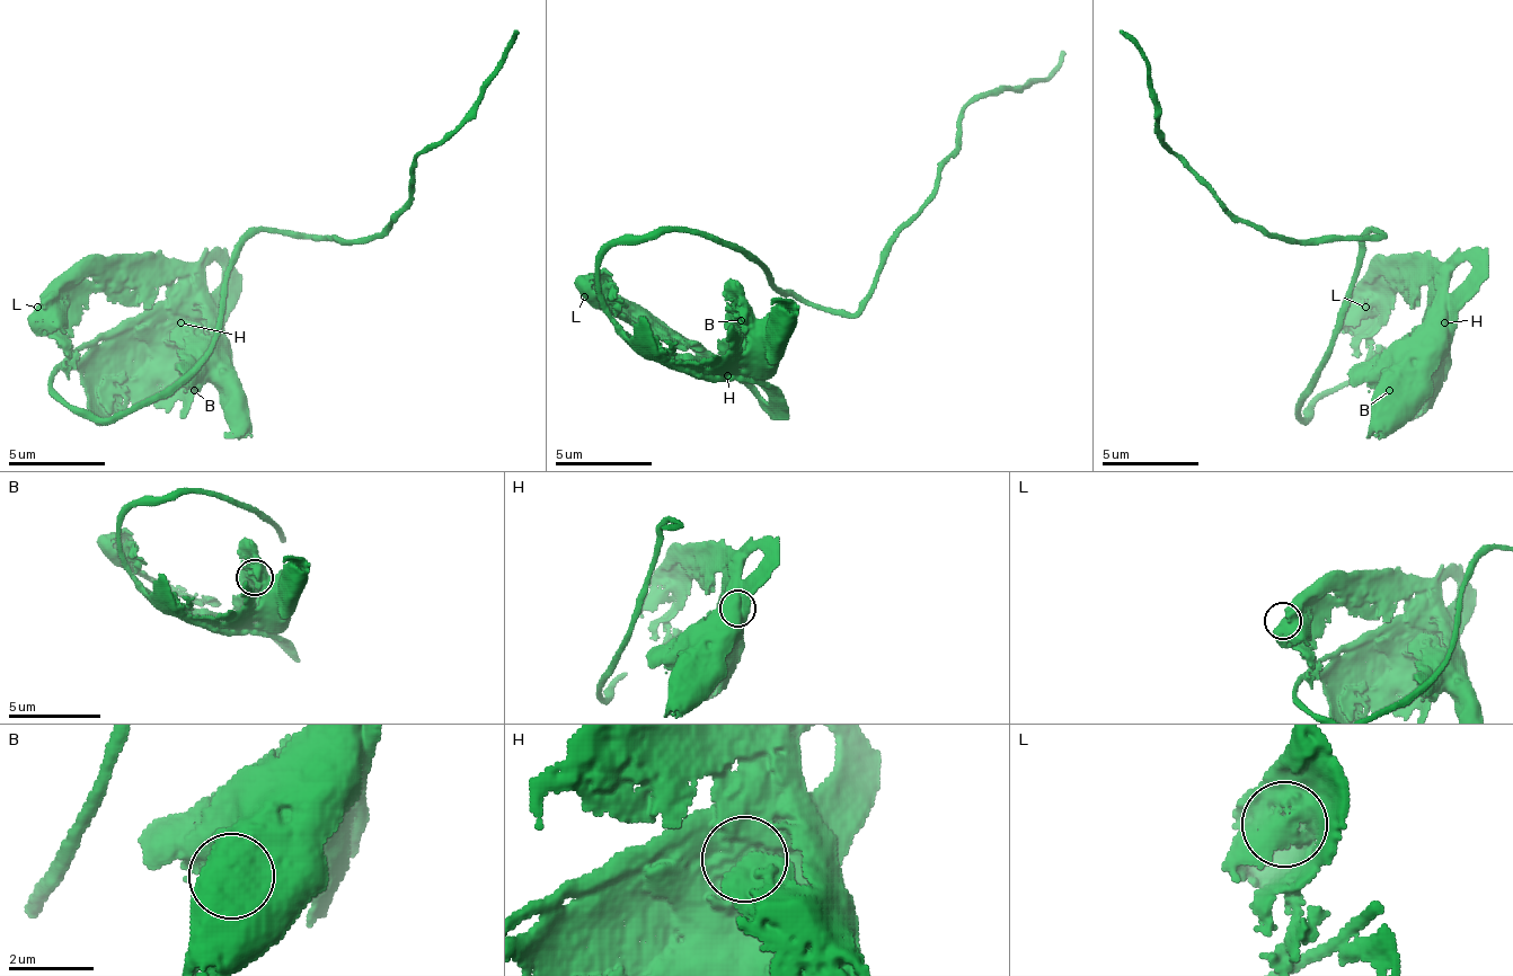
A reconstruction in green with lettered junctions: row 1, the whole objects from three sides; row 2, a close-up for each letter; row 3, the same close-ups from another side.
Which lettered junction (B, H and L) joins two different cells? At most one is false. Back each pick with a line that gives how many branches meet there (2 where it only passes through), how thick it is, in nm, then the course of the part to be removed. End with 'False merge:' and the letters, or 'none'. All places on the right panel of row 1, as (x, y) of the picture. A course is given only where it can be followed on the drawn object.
H: 1 branches meet; 800 nm thick; foreign part runs (1443, 321), (1301, 419), (1355, 258), (1385, 233), (1282, 239), (1242, 224), (1170, 147), (1121, 29)
False merge: H

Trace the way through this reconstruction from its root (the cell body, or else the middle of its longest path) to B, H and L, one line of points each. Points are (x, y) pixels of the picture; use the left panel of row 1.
B: (223, 298), (213, 346), (125, 414), (81, 419), (52, 390), (52, 375), (72, 365), (135, 399), (194, 390)
H: (223, 298), (213, 346), (184, 375), (125, 414), (81, 419), (52, 390), (52, 375), (106, 331), (179, 321)
L: (223, 298), (213, 346), (165, 390), (106, 419), (81, 419), (52, 390), (62, 336), (37, 307)

